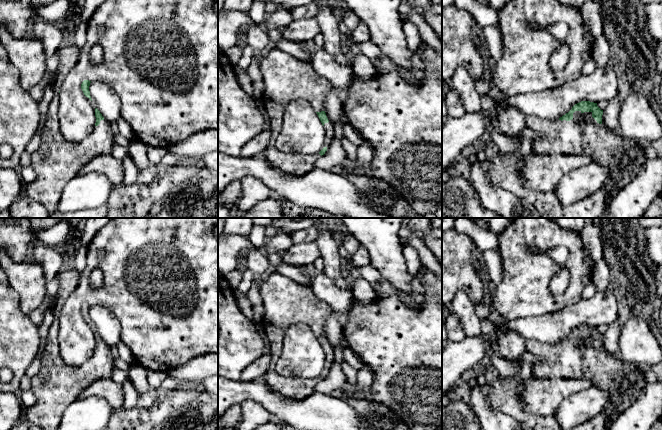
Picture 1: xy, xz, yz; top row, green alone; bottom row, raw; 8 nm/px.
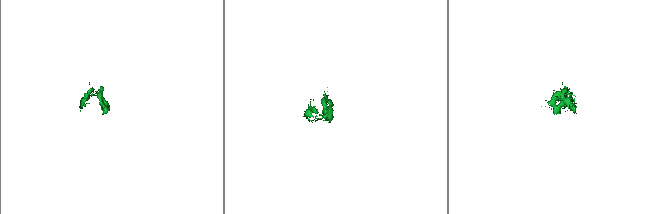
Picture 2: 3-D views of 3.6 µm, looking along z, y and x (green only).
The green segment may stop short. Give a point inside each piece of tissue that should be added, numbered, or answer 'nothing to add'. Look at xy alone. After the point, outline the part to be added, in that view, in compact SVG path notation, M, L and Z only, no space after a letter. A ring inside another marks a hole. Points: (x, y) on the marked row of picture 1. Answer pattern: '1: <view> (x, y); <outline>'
1: xy (56, 161); M66 42L58 51L59 65L57 74L51 82L54 91L54 97L50 103L48 112L45 116L44 130L41 136L40 147L31 154L31 168L36 173L36 179L33 182L24 184L23 189L27 197L41 203L51 215L56 212L60 201L63 188L75 176L82 167L84 167L94 157L102 154L111 153L114 145L114 135L108 121L101 120L98 126L95 126L92 133L81 142L67 141L59 126L59 91L68 73L77 64L80 49L71 42Z

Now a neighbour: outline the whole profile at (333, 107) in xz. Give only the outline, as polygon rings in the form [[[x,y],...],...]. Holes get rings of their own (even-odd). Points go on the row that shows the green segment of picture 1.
[[[331,86],[331,89],[325,96],[325,112],[329,118],[329,121],[335,124],[343,124],[343,108],[339,96],[339,90],[335,86]]]

